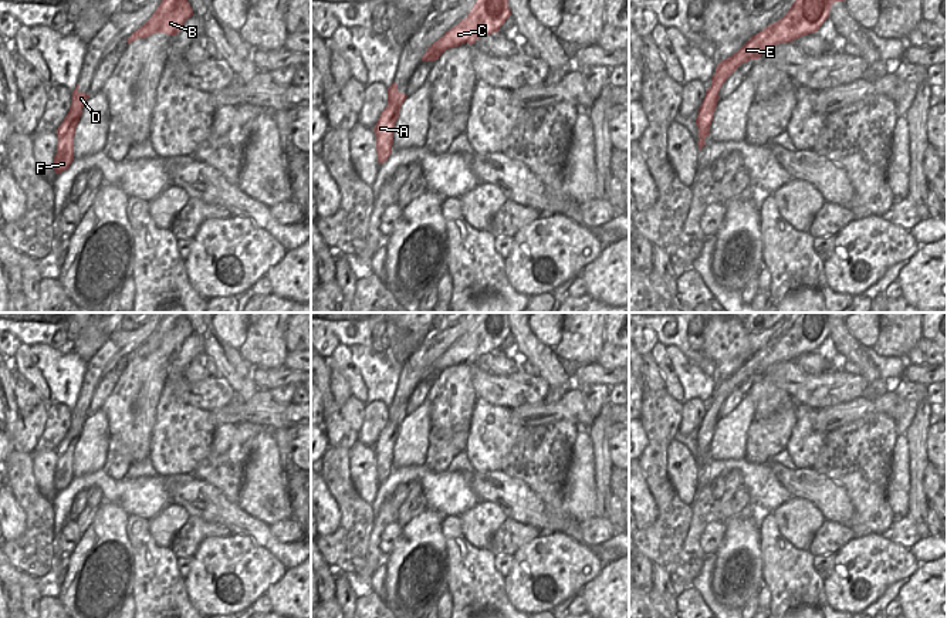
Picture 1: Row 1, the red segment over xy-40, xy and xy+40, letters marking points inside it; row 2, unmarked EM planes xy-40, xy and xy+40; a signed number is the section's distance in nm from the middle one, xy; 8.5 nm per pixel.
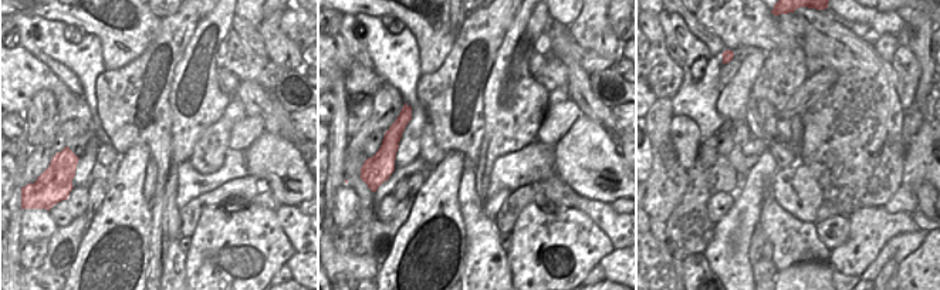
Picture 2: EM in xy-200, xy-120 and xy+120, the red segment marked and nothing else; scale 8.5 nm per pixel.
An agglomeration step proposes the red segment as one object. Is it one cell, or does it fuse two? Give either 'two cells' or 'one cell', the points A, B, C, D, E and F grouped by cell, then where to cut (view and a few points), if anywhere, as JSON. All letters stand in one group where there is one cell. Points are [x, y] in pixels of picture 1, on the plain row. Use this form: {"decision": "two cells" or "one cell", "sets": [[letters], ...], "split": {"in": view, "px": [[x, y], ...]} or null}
{"decision": "one cell", "sets": [["A", "B", "C", "D", "E", "F"]], "split": null}

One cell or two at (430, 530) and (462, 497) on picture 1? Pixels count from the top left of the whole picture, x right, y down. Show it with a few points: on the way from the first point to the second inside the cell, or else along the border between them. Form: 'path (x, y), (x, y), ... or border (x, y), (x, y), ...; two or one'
border (428, 506), (445, 516); two

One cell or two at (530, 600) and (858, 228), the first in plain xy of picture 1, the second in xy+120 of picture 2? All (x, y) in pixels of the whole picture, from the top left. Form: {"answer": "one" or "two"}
{"answer": "two"}

